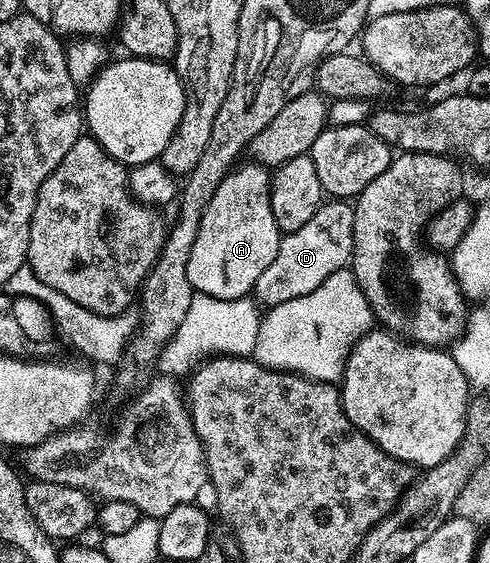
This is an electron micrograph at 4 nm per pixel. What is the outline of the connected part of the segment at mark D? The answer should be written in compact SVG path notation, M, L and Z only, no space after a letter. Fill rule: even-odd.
M333 198L322 203L308 222L293 232L284 233L281 237L279 250L271 264L259 274L256 284L253 286L252 295L254 299L265 308L281 305L289 299L301 297L317 289L319 285L333 272L346 267L352 258L352 220L353 207L348 199Z

